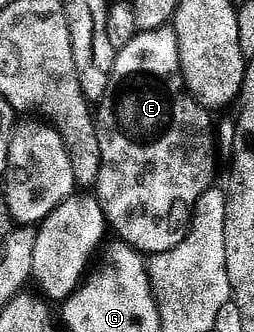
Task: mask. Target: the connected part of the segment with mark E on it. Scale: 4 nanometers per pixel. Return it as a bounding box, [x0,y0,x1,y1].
[96,28,218,256]

